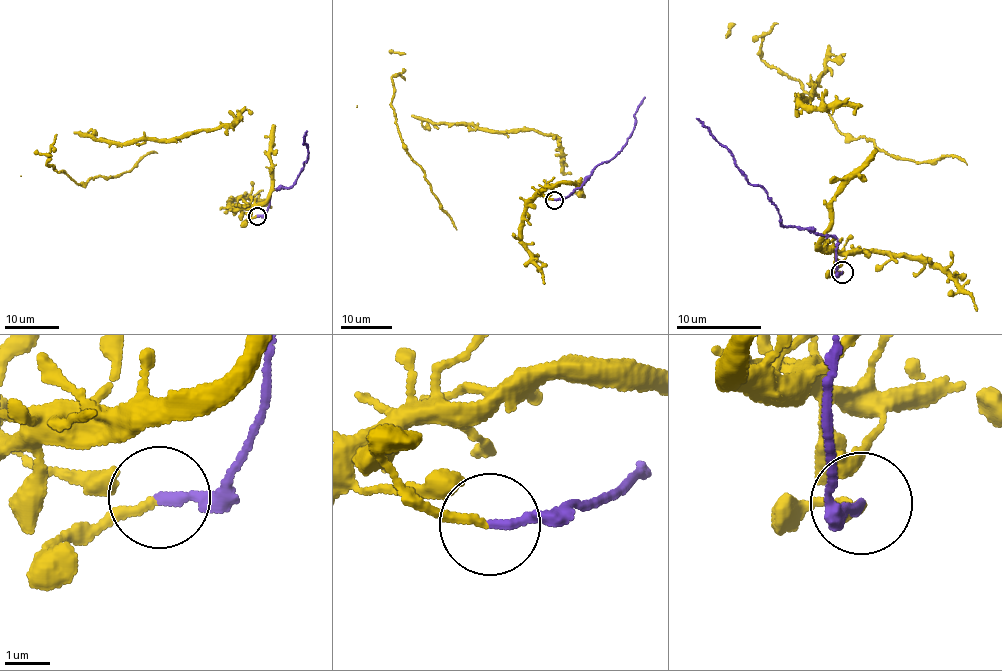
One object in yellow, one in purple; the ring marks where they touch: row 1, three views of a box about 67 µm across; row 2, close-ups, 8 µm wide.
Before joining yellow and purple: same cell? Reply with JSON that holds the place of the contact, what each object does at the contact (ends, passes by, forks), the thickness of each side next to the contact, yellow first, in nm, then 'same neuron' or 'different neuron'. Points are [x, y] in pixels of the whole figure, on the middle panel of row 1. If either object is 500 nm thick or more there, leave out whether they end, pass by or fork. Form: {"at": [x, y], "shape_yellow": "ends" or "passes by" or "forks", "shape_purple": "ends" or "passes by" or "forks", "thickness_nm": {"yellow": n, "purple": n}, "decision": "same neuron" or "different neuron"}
{"at": [554, 200], "shape_yellow": "ends", "shape_purple": "ends", "thickness_nm": {"yellow": 190, "purple": 200}, "decision": "same neuron"}

